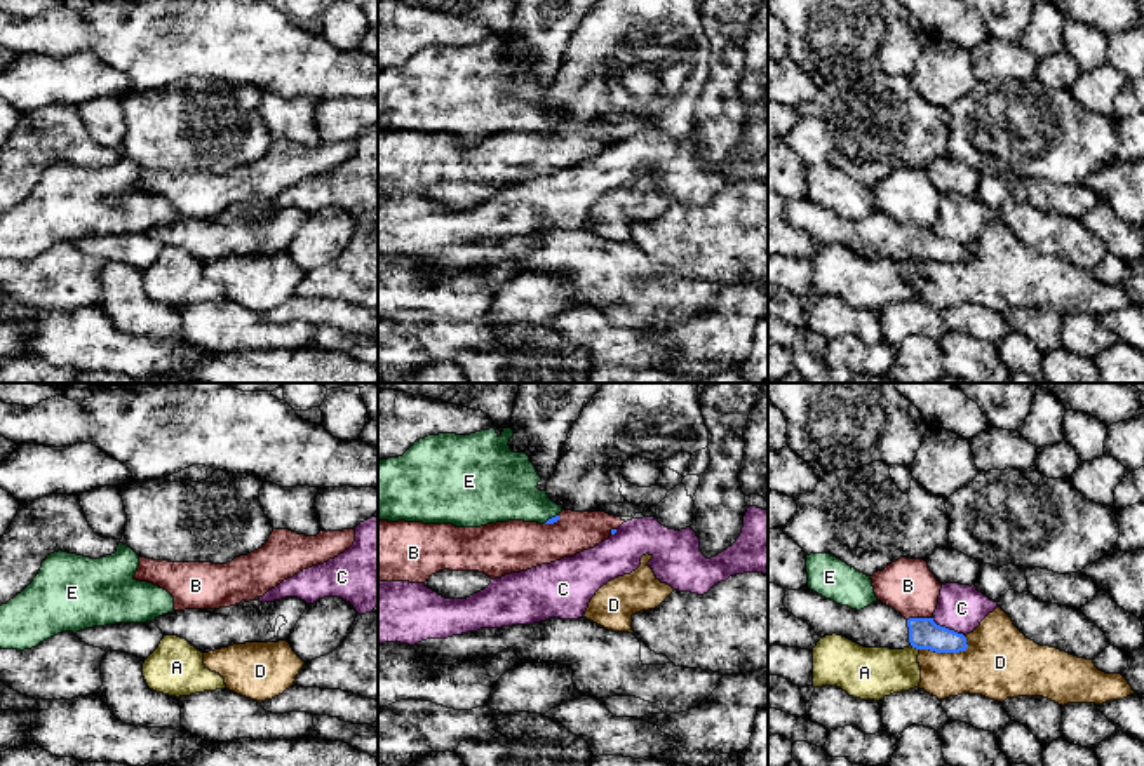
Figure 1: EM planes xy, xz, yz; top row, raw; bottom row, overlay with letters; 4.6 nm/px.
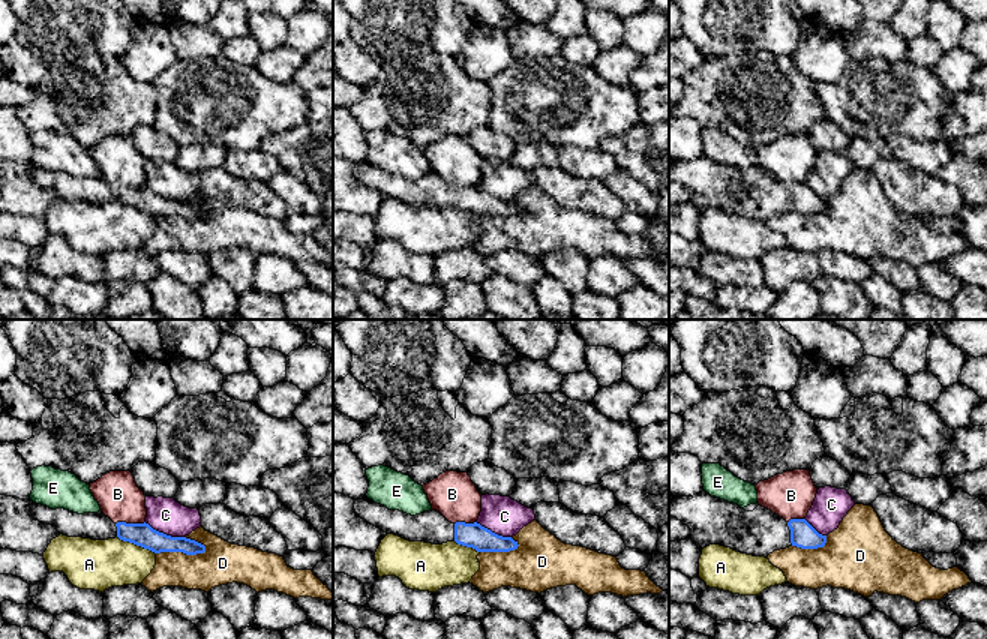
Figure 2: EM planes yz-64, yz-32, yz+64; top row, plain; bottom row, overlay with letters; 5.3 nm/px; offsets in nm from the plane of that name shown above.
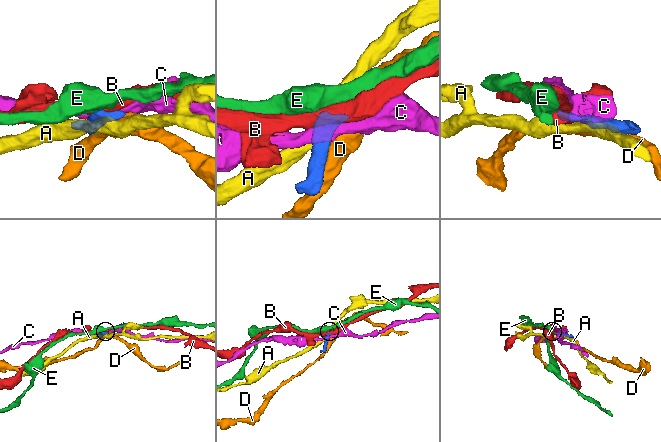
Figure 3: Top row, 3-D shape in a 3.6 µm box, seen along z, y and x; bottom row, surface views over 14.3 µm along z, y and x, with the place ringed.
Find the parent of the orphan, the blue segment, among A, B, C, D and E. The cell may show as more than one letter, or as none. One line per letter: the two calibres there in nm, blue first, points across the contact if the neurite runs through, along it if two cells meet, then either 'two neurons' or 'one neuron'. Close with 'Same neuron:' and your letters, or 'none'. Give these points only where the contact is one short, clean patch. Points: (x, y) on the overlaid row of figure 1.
A: calibres 140 and 240 nm; two neurons
B: calibres 140 and 260 nm; two neurons
C: calibres 140 and 220 nm; two neurons
D: calibres 140 and 320 nm; two neurons
E: calibres 30 and 280 nm; border xz (558, 514), (544, 523); two neurons
Same neuron: none

